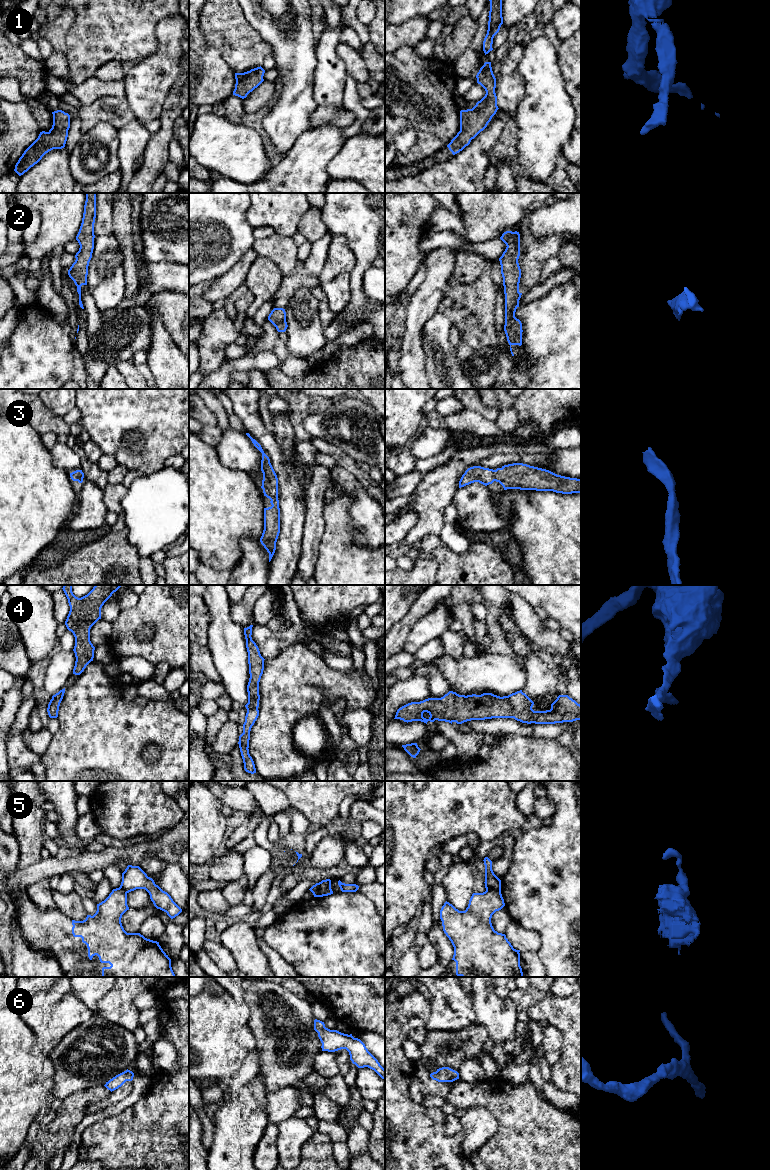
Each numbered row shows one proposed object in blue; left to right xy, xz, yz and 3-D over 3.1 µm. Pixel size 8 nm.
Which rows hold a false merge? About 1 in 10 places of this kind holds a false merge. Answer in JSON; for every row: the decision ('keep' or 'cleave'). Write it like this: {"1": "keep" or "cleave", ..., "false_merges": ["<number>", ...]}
{"1": "keep", "2": "keep", "3": "keep", "4": "keep", "5": "cleave", "6": "keep", "false_merges": ["5"]}

